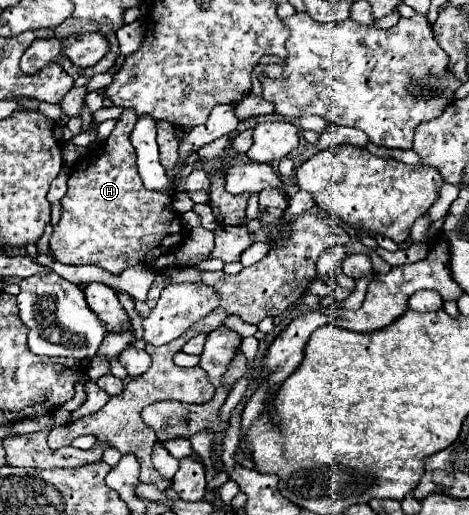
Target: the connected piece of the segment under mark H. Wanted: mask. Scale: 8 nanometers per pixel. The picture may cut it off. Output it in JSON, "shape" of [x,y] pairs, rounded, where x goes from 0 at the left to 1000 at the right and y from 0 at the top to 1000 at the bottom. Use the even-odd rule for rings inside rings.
{"shape":[[[262,216],[241,258],[224,278],[194,289],[160,324],[143,348],[143,375],[130,390],[130,425],[104,464],[109,491],[139,515],[207,515],[237,534],[258,534],[284,515],[326,515],[335,499],[369,491],[394,468],[394,441],[386,417],[369,406],[369,371],[322,371],[305,359],[292,336],[292,303],[279,278],[279,254],[288,247],[288,216]]]}

